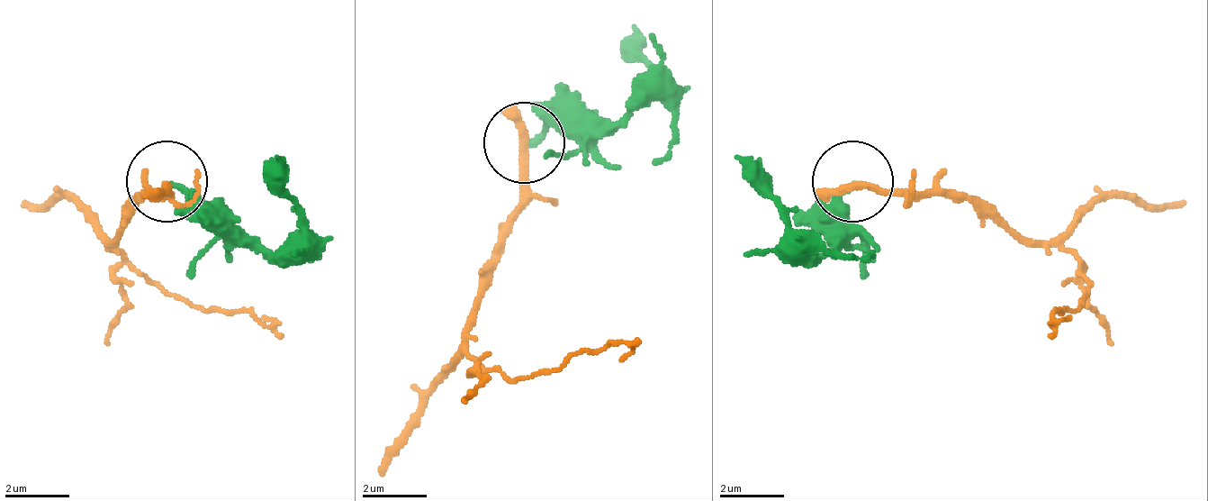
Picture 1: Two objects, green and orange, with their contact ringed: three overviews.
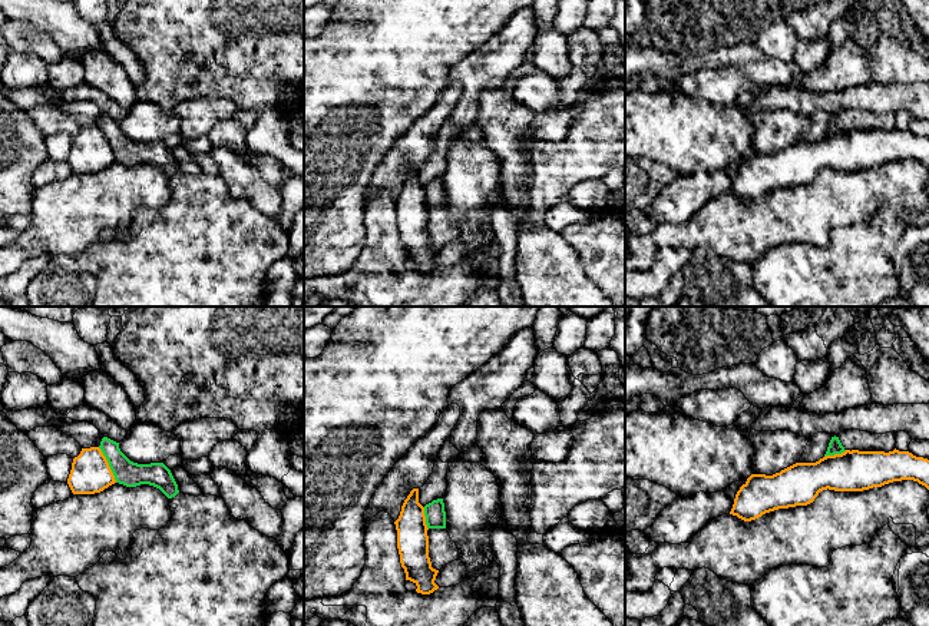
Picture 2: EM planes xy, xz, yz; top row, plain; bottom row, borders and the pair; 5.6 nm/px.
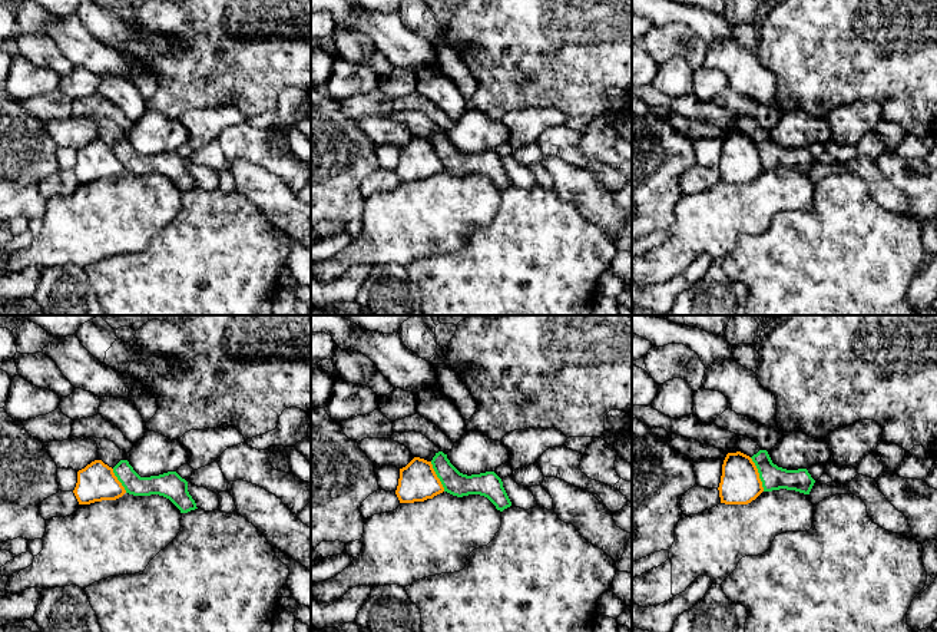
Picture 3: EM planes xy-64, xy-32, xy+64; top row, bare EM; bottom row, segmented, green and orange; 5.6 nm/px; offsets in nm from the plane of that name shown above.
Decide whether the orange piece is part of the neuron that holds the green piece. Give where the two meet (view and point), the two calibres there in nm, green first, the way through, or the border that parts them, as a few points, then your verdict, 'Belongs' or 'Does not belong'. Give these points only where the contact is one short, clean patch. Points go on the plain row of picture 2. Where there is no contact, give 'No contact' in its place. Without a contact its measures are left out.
Touches green at xy (109, 143). Thickness 140 nm (green) against 220 nm. Boundary: xy (98, 126), (116, 161). Does not belong

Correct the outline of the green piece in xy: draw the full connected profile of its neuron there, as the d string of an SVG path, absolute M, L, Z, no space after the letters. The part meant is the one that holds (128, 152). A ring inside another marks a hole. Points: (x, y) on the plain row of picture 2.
M108 116L102 117L99 127L106 136L116 162L126 166L149 163L159 168L168 178L179 172L171 149L163 142L133 142L120 130L119 122Z

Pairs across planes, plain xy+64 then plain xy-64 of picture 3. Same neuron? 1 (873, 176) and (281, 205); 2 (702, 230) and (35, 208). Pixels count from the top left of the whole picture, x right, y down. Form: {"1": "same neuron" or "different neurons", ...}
{"1": "same neuron", "2": "different neurons"}

